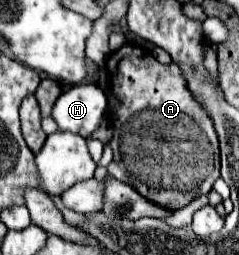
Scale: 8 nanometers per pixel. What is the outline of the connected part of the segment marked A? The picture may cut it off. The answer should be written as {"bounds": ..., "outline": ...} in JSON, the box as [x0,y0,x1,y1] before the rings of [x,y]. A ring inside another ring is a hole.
{"bounds":[108,44,220,210],"outline":[[[124,44],[118,52],[110,54],[108,74],[108,88],[118,100],[118,106],[110,108],[112,140],[108,146],[114,152],[114,160],[108,166],[108,174],[166,210],[178,210],[190,200],[208,194],[214,180],[220,176],[218,138],[212,128],[212,120],[194,100],[192,92],[188,92],[186,80],[180,76],[176,64],[160,64],[148,50]]]}

